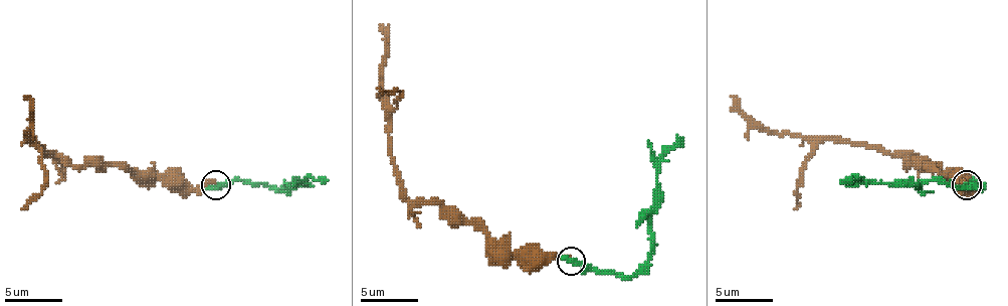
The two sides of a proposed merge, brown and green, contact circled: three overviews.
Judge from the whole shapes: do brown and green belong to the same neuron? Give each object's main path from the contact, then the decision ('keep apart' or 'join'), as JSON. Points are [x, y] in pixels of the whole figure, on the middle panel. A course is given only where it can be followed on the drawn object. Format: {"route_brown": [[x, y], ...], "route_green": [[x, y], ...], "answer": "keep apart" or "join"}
{"route_brown": [[570, 262], [550, 253], [507, 253], [437, 201], [406, 195], [391, 155], [383, 62], [385, 33], [380, 24]], "route_green": [[570, 262], [630, 276], [648, 259], [656, 160], [676, 135]], "answer": "join"}

